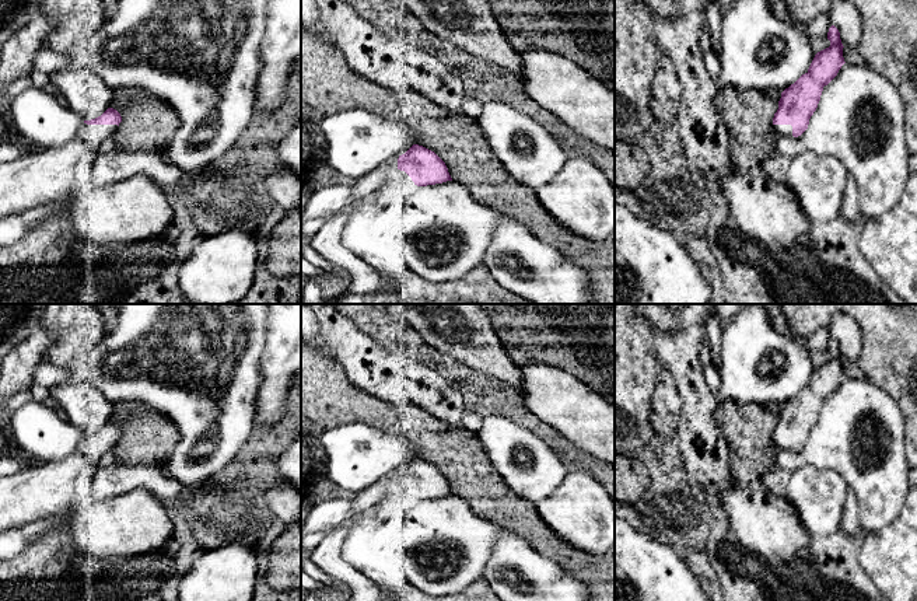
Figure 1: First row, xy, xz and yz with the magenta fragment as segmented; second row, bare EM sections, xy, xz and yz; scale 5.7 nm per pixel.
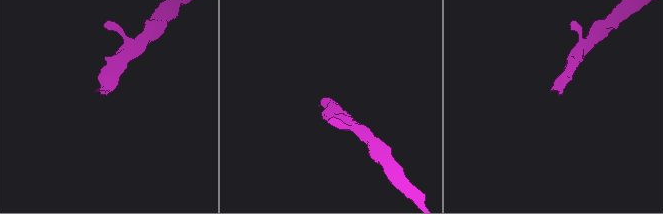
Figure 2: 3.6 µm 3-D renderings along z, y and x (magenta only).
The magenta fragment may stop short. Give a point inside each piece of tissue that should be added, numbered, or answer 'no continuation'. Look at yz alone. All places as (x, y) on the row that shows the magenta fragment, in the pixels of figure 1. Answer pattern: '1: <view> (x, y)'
1: yz (781, 129)

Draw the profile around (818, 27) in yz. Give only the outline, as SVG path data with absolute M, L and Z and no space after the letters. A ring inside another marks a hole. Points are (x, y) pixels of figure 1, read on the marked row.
M819 14L809 24L805 25L805 34L812 38L827 38L829 28L832 27L827 14Z

